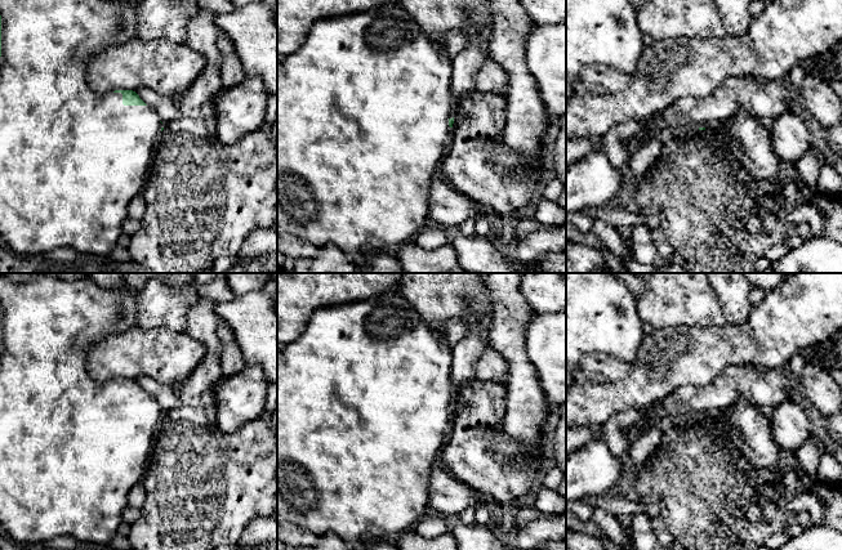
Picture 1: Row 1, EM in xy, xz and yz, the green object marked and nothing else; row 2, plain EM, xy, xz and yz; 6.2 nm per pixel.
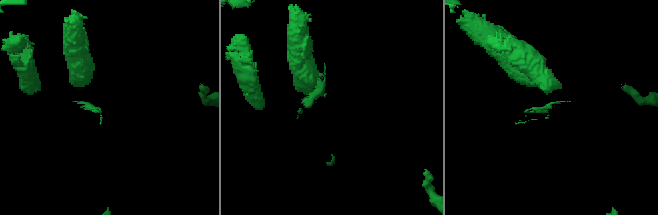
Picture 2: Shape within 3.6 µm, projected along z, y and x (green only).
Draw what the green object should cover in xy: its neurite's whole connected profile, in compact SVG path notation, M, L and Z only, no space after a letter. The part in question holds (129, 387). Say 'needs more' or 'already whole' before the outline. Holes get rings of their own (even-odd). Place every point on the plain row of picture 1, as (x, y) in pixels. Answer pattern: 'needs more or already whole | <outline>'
needs more | M32 273L28 281L19 283L0 277L0 523L18 542L31 544L71 536L85 542L108 545L116 536L122 522L122 510L128 506L128 493L144 477L164 413L156 401L133 379L106 383L93 380L88 375L86 361L93 344L137 326L138 295L125 285L104 289L89 277L62 280L48 273Z

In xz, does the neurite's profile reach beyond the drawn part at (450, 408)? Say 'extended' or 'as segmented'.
extended

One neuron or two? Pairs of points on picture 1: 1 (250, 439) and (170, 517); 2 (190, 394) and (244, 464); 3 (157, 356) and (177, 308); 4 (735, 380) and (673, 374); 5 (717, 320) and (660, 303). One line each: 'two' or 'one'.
1: one
2: one
3: two
4: two
5: one

